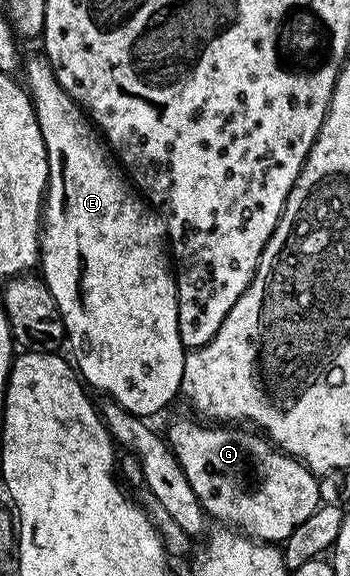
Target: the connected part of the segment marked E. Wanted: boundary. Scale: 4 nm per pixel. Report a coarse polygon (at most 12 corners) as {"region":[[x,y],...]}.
{"region":[[50,60],[40,276],[91,389],[151,418],[187,349],[166,222]]}

